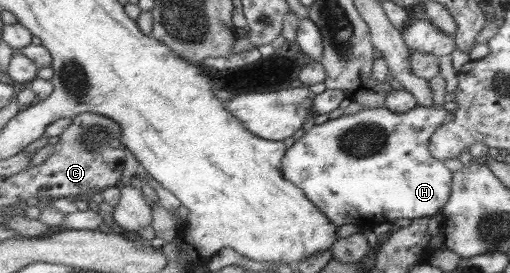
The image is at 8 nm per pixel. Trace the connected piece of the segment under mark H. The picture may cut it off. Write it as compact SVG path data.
M417 105L414 109L410 109L404 113L394 113L386 108L378 107L360 110L349 116L342 115L339 118L334 118L334 120L328 119L327 122L323 124L318 124L318 126L313 125L285 151L280 165L282 176L286 178L286 180L289 180L294 186L297 186L305 194L305 197L314 204L314 207L324 213L324 217L326 217L334 227L339 227L344 224L354 224L354 226L363 230L372 229L374 226L382 223L391 224L392 220L400 218L410 220L422 217L430 218L434 216L438 209L442 209L451 191L452 172L444 166L442 161L436 160L430 152L428 152L427 148L430 136L442 125L442 120L444 120L445 116L446 110L444 110L442 105L434 105L432 108Z

